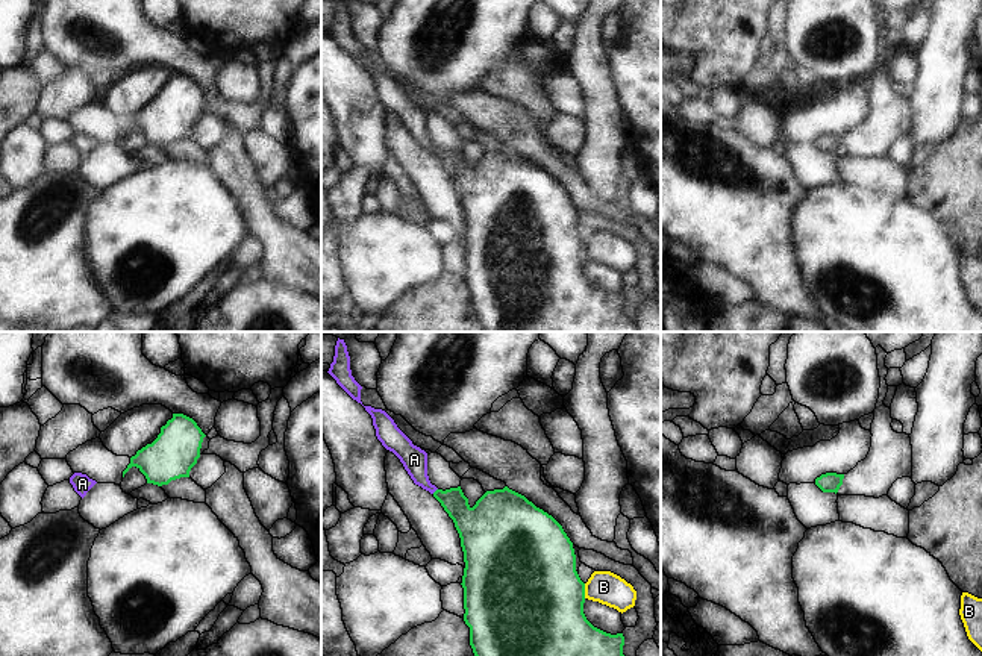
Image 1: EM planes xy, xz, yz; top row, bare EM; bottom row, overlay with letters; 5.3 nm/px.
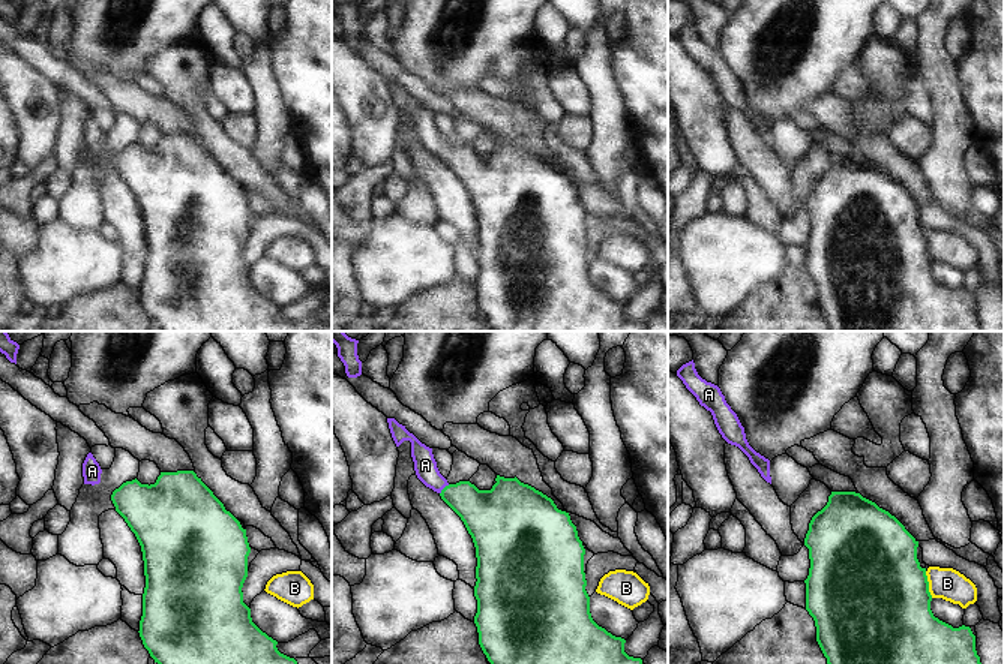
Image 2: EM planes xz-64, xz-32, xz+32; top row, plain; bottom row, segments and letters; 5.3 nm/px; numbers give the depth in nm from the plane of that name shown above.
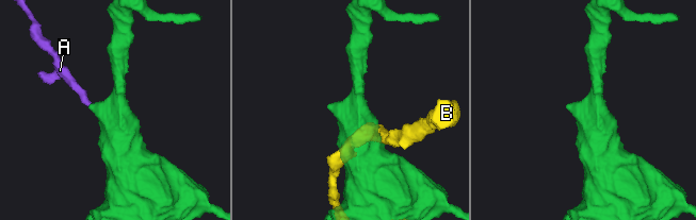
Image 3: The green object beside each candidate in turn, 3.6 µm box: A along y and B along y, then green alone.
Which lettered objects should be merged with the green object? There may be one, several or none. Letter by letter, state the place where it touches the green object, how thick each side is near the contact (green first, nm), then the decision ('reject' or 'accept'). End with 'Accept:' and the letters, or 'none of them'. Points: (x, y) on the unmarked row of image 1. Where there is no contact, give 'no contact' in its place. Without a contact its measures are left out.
A: contact xz (435, 152); calibres 160 and 140 nm; accept
B: contact xz (584, 252); calibres 500 and 170 nm; reject
Accept: A

